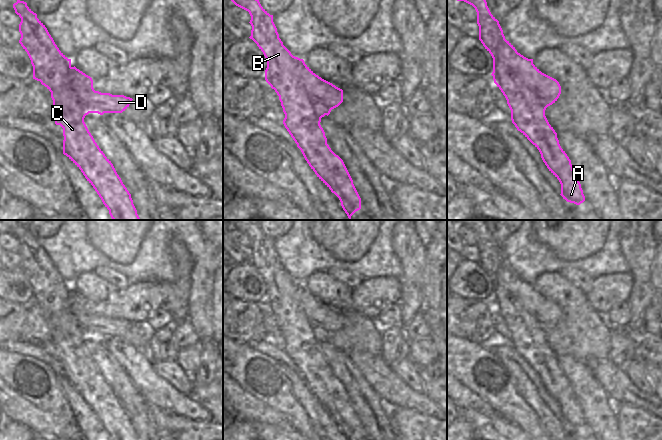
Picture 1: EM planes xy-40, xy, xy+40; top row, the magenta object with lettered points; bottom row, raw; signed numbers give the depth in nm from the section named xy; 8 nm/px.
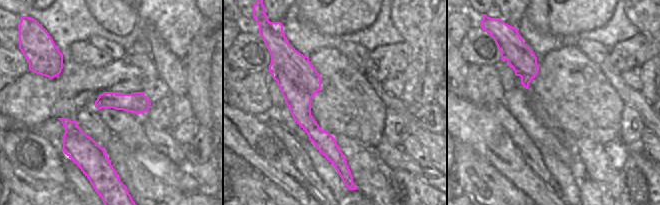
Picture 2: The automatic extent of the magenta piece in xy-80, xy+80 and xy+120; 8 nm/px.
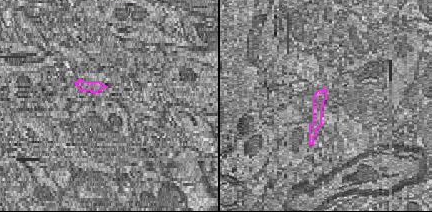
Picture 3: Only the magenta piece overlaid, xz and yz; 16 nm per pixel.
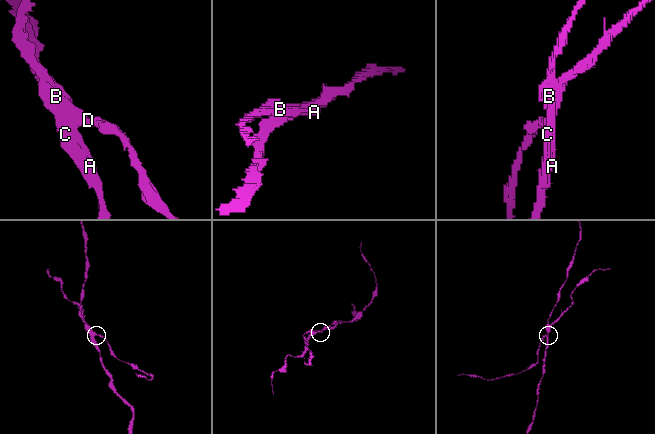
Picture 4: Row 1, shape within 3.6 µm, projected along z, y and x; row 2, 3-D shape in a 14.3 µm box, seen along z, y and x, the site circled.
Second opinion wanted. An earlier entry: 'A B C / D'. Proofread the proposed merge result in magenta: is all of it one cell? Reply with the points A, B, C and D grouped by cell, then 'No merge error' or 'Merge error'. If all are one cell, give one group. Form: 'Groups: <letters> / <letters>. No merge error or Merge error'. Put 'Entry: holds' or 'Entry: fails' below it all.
Groups: A B C / D. Merge error
Entry: holds

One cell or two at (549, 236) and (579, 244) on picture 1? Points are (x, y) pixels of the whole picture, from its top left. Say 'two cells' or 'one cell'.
one cell

